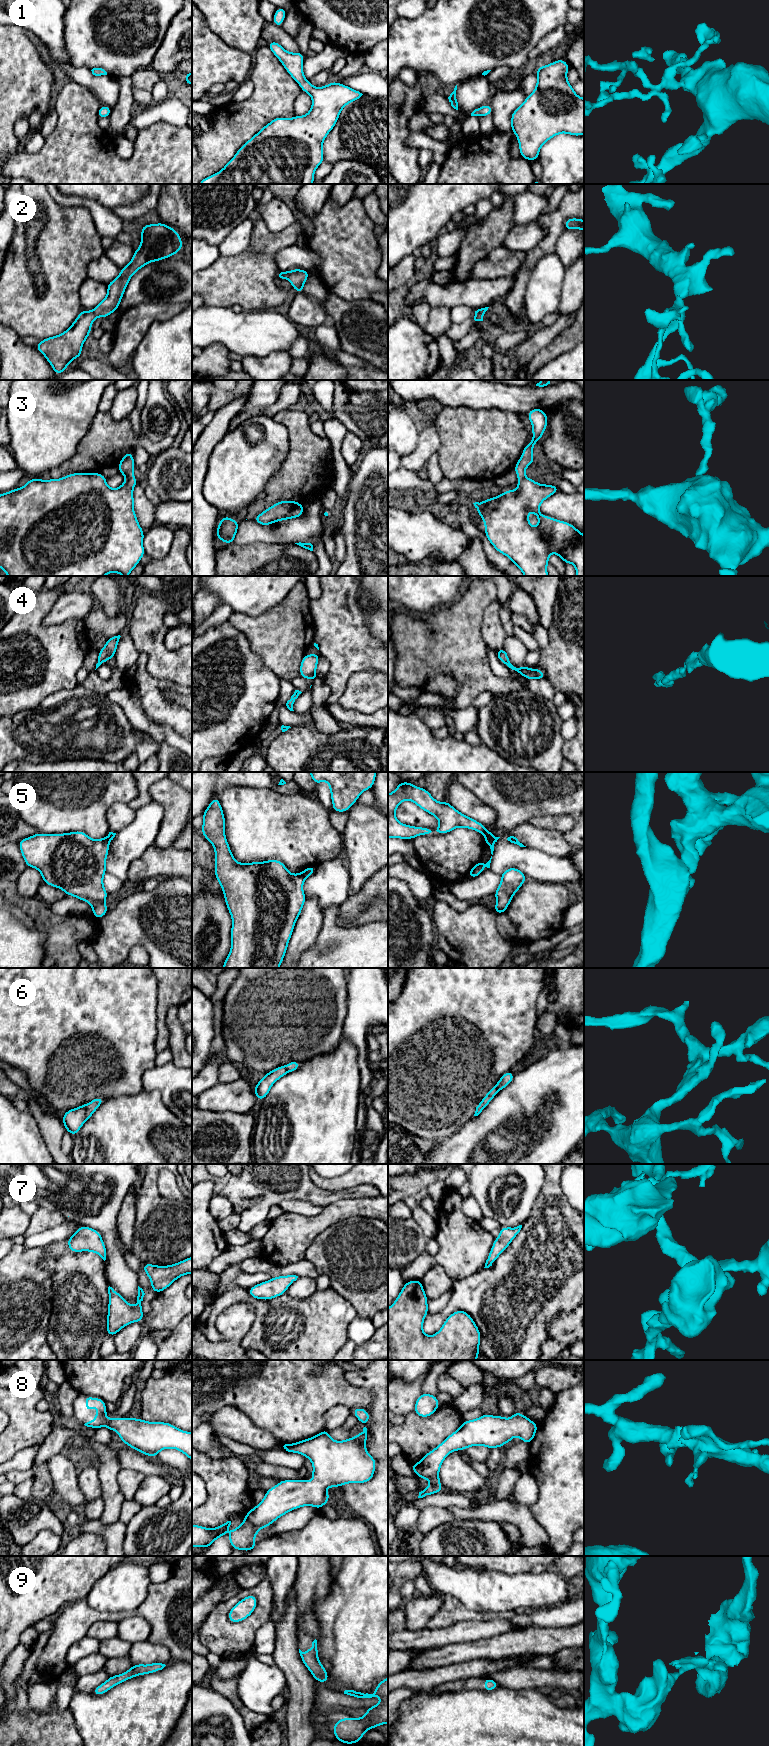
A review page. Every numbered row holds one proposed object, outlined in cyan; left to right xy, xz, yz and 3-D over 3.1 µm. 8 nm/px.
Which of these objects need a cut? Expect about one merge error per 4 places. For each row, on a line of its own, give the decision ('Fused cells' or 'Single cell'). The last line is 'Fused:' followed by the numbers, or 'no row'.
1: Single cell
2: Single cell
3: Single cell
4: Single cell
5: Fused cells
6: Single cell
7: Single cell
8: Single cell
9: Single cell
Fused: 5

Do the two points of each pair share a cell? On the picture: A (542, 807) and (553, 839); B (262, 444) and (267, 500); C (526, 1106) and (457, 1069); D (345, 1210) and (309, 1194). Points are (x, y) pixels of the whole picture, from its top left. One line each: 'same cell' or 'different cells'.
A: different cells
B: different cells
C: different cells
D: different cells

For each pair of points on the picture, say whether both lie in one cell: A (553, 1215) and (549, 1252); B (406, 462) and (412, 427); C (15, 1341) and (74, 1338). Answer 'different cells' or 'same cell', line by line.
A: same cell
B: different cells
C: different cells

